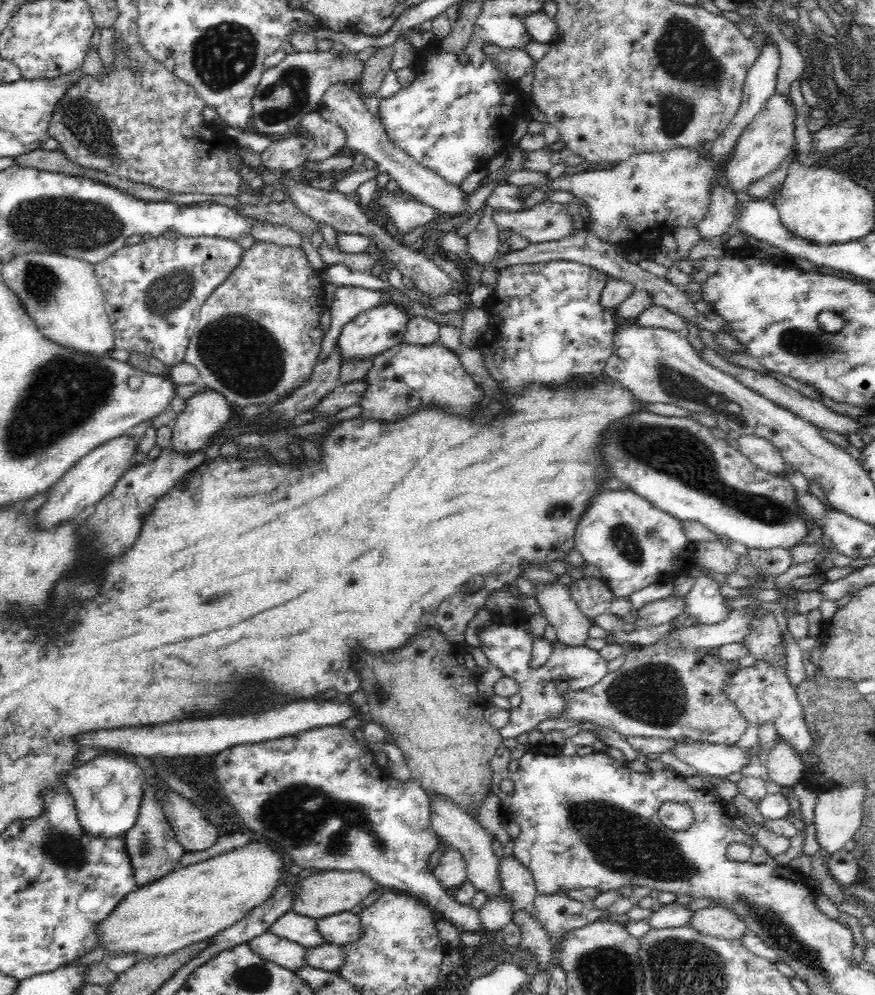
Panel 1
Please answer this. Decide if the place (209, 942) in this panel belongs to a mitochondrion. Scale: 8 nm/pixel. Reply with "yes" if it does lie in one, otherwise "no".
no

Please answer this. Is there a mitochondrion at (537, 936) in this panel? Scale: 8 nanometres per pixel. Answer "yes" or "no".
no

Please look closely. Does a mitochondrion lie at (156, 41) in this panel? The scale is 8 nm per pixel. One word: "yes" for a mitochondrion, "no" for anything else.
no

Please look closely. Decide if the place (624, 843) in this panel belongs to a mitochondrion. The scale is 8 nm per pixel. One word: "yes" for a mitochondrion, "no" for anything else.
yes

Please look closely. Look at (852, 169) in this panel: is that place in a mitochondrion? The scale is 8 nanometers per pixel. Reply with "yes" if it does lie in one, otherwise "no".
no

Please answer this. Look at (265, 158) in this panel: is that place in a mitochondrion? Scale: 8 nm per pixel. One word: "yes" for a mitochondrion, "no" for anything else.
no

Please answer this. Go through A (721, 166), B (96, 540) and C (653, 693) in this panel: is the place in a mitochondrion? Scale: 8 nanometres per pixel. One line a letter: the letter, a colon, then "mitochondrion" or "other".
A: other
B: mitochondrion
C: mitochondrion

